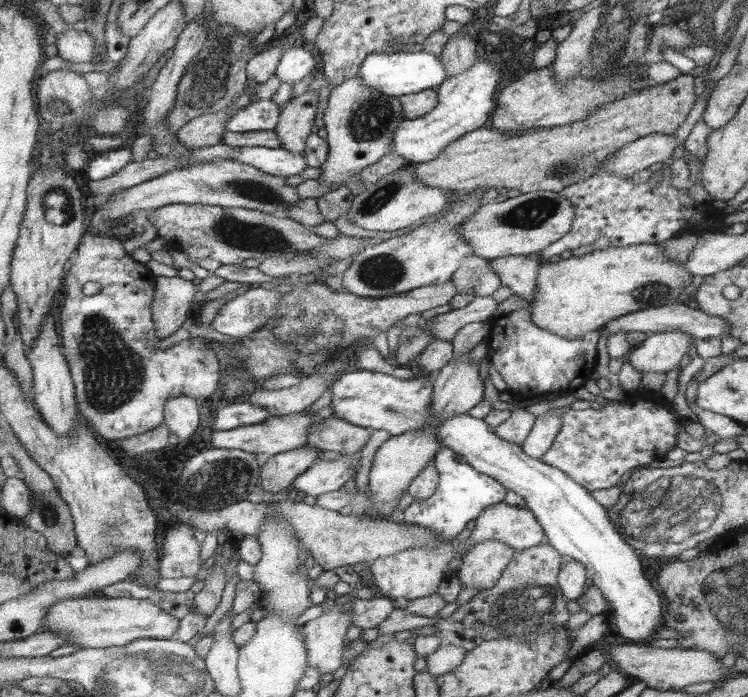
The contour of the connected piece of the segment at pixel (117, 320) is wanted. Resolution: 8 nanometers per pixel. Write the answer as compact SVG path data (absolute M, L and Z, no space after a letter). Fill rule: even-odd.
M86 234L66 278L66 299L60 312L65 356L75 377L80 414L106 442L127 439L158 427L166 418L164 410L172 396L188 396L202 401L209 400L210 394L218 390L221 364L215 349L210 350L204 338L180 341L166 350L156 349L155 344L164 338L157 332L152 309L154 274L144 264L132 260L132 256L124 252L120 240ZM88 282L100 284L102 290L94 296L85 296L82 287Z

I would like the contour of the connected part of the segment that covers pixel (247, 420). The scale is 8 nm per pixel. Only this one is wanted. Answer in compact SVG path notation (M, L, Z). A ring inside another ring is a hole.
M248 402L216 407L216 414L211 421L213 430L234 430L241 426L258 424L269 416L266 408L256 407Z

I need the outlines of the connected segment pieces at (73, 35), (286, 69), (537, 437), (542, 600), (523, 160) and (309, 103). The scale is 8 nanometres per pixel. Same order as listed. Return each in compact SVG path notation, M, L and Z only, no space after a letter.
M68 29L56 33L56 48L53 53L61 59L69 62L91 62L96 54L95 40L87 31L76 31Z
M299 43L288 48L282 58L278 61L275 75L281 82L286 84L296 84L310 75L316 67L316 58L305 50Z
M546 412L536 417L535 423L521 444L523 451L536 460L541 460L542 456L550 450L554 444L556 435L560 432L562 426L561 415L558 413Z
M550 544L538 545L526 550L516 551L510 563L507 564L506 570L503 571L503 576L492 587L480 591L473 598L458 607L451 616L436 620L435 617L418 616L406 609L394 609L386 620L377 626L379 636L386 634L394 634L402 632L402 630L411 630L420 628L426 625L437 626L441 630L441 643L444 646L454 645L463 646L466 650L472 650L486 640L494 639L512 639L518 643L536 641L539 636L548 633L550 629L555 629L556 625L566 626L569 620L569 612L567 604L563 601L563 594L560 592L560 587L557 586L557 576L559 573L560 563L563 562L564 556L561 555Z
M683 75L677 76L674 80L669 80L661 85L653 85L652 87L648 86L640 90L634 89L628 94L624 95L620 100L612 101L611 103L606 103L603 107L600 107L598 111L594 111L588 118L583 121L572 123L569 125L552 127L552 128L532 128L524 132L503 132L503 130L492 129L490 126L485 126L484 128L479 128L478 130L469 132L467 135L464 135L458 140L455 140L454 143L450 144L445 148L444 152L438 156L438 158L431 160L430 162L425 163L415 163L413 168L415 171L415 176L418 176L418 179L422 181L423 184L431 186L432 188L442 188L446 192L470 192L476 190L477 188L495 188L505 191L508 188L514 188L514 190L519 190L521 193L527 192L538 192L548 190L550 192L560 192L566 187L570 187L573 184L580 182L581 180L587 179L592 175L598 174L600 172L604 163L619 149L622 148L625 144L629 142L634 142L638 138L643 136L648 136L649 134L674 134L680 124L686 120L688 112L692 110L692 104L694 104L694 78L692 75Z
M318 90L307 92L286 102L282 114L273 128L278 135L282 148L290 152L304 154L306 139L312 133L312 126L316 120L316 108L318 106Z

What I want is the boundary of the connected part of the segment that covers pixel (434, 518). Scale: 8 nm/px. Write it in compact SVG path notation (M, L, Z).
M442 446L433 460L439 474L437 495L429 503L415 503L408 512L398 517L407 525L420 525L430 530L436 540L450 543L466 533L466 524L475 520L488 507L504 501L508 492L500 481L474 470L468 463L458 461L455 452Z

